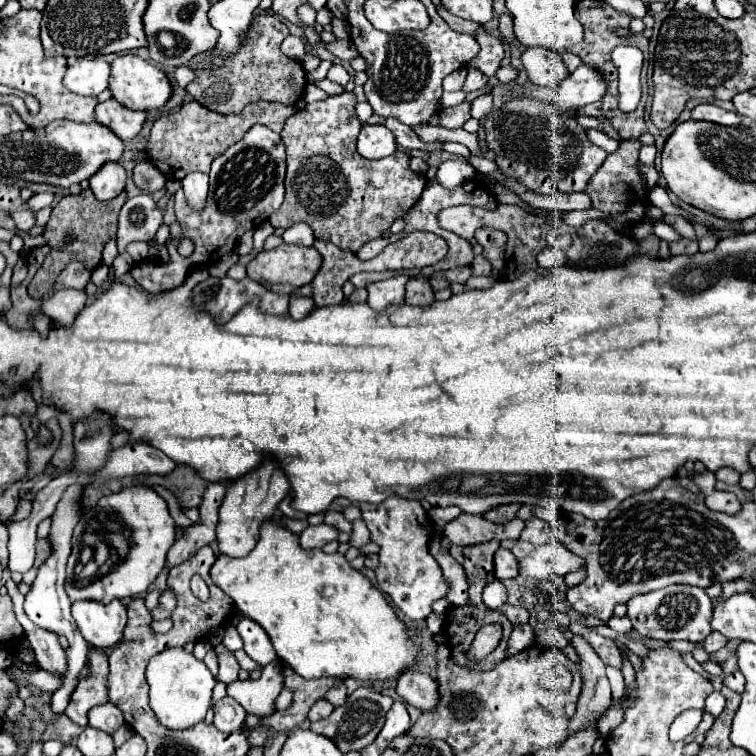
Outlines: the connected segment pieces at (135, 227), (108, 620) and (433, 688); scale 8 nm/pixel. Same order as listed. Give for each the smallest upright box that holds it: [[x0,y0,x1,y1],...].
[[117,196,163,254],[71,602,127,648],[397,670,439,712]]

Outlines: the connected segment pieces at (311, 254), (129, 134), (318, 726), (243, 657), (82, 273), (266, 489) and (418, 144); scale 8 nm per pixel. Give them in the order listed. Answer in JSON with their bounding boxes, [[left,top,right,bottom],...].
[[247,244,321,294],[95,98,147,142],[309,688,393,754],[235,650,261,672],[57,262,91,290],[217,458,289,558],[385,118,441,150]]

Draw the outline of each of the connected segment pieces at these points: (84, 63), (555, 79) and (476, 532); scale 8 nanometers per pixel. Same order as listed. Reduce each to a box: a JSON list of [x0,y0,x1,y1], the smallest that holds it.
[[63,58,109,96],[523,48,569,88],[445,514,525,546]]

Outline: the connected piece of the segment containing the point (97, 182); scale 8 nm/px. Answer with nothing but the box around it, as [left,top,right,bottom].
[89,162,127,200]

